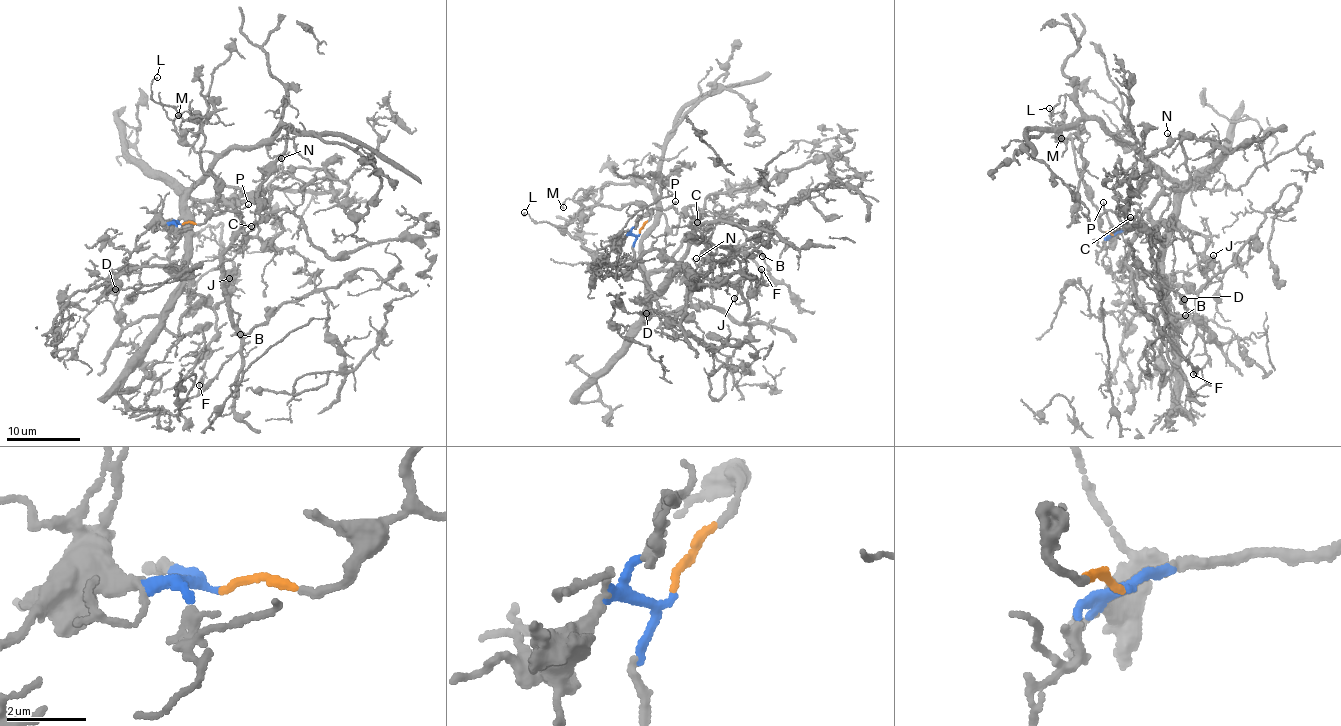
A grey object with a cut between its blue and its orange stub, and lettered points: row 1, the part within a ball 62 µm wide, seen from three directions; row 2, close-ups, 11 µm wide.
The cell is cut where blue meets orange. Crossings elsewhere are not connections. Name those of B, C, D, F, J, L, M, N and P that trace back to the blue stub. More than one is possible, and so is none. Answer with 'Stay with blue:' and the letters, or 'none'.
Stay with blue: B, C, D, F, J, N

